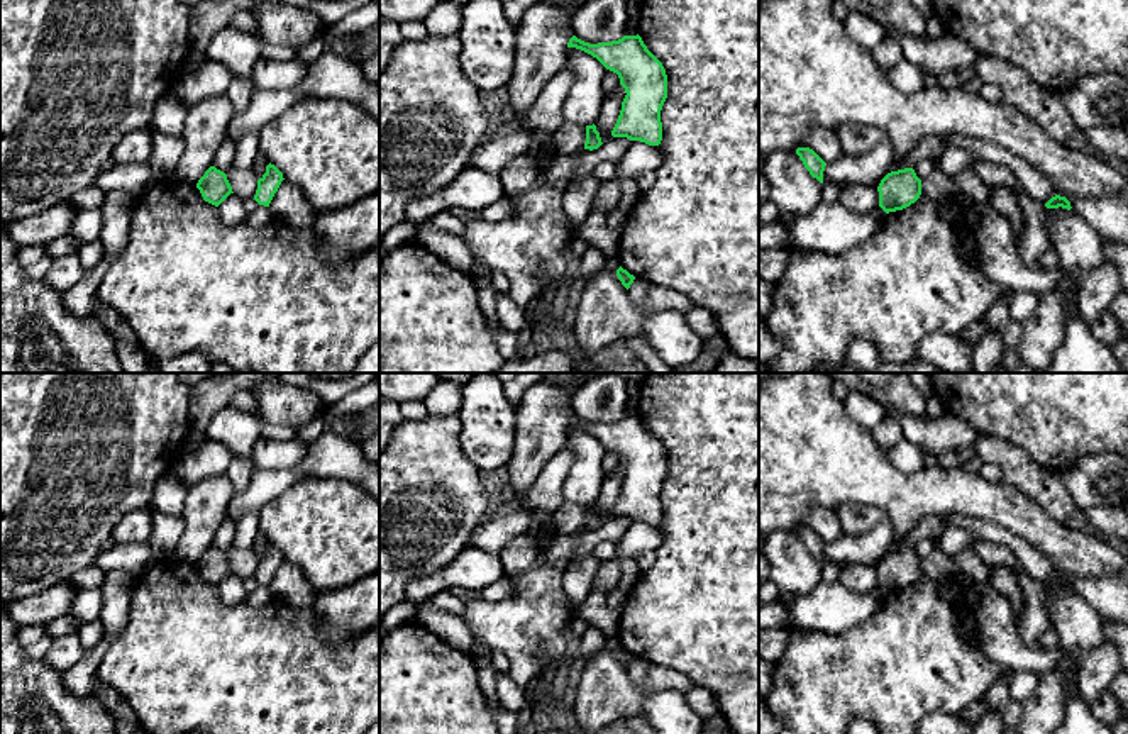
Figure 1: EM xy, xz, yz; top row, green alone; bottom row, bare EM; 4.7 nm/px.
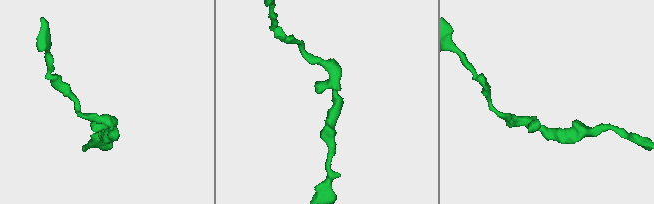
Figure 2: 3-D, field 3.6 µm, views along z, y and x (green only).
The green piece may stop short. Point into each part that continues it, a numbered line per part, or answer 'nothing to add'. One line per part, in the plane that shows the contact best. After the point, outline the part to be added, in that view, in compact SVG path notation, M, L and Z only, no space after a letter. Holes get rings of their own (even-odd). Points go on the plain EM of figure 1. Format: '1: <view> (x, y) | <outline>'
nothing to add

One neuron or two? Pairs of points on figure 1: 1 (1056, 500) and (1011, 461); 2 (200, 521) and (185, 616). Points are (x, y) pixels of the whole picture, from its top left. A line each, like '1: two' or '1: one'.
1: one
2: two

